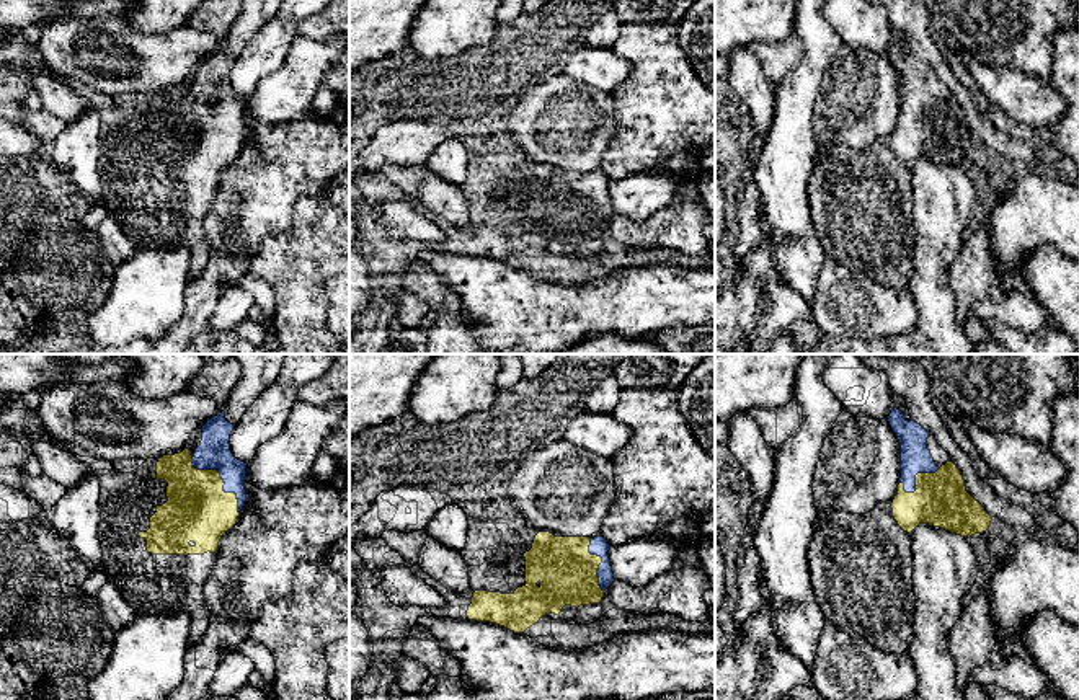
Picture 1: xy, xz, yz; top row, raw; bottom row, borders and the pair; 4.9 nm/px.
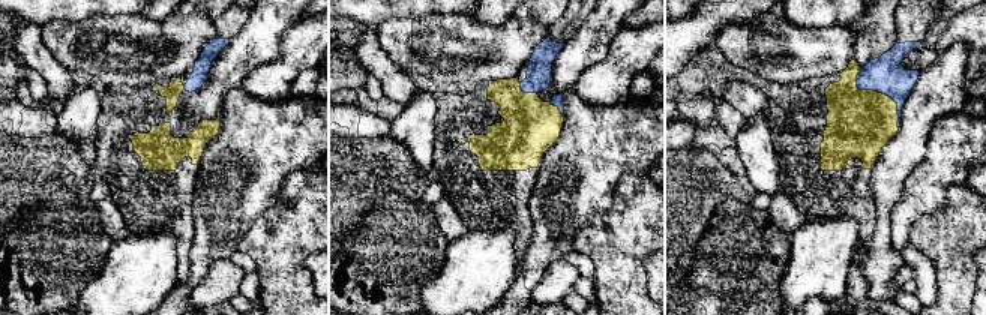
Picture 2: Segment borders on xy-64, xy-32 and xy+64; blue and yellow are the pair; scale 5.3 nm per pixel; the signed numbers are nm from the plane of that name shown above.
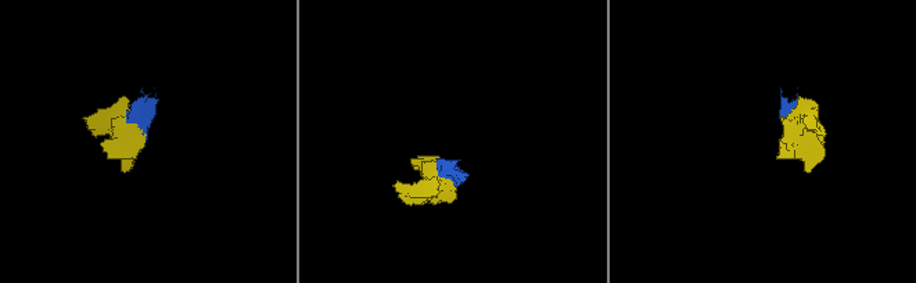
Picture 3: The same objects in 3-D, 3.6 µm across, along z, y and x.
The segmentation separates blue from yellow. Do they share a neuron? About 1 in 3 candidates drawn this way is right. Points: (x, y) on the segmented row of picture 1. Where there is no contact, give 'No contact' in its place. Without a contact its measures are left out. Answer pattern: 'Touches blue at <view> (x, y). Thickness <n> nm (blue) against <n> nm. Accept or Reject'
Touches blue at xy (222, 478). Thickness 160 nm (blue) against 320 nm. Accept

